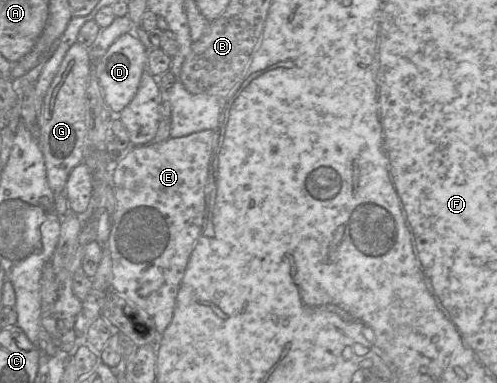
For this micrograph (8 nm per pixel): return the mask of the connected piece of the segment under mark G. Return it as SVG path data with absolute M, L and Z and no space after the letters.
M76 42L65 54L43 97L39 146L45 160L48 183L54 192L64 192L70 172L85 157L89 79L89 50Z

